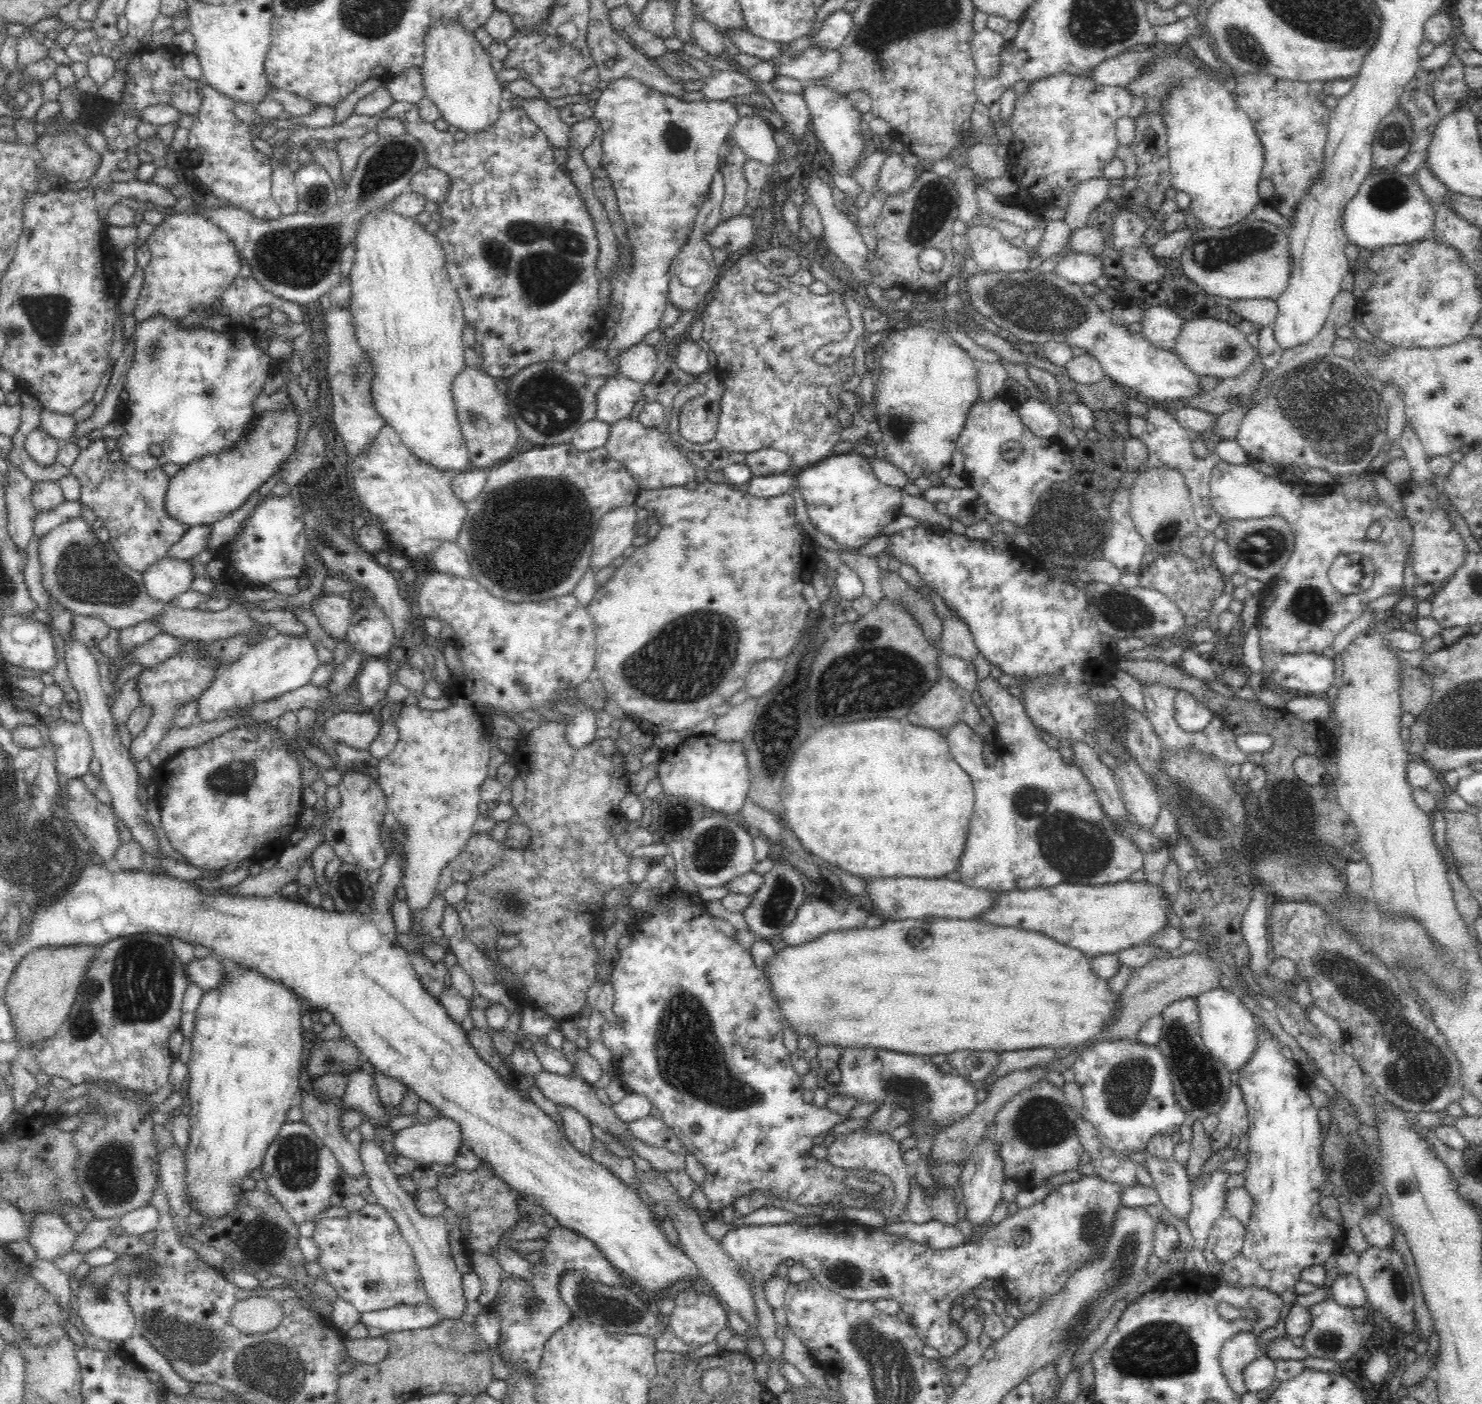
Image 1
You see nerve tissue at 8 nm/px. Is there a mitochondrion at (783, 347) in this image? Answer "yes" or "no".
yes

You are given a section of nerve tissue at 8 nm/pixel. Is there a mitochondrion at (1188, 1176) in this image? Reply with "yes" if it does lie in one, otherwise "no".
no

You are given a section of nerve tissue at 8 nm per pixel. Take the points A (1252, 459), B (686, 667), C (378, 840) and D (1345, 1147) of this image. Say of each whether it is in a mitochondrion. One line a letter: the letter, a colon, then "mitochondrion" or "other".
A: other
B: mitochondrion
C: other
D: mitochondrion

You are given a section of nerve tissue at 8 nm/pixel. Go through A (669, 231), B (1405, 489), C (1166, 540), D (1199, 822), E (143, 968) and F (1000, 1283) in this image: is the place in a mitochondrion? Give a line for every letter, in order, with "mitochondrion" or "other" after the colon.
A: other
B: other
C: mitochondrion
D: mitochondrion
E: mitochondrion
F: other

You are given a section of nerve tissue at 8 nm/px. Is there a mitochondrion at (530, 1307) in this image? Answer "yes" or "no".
yes

